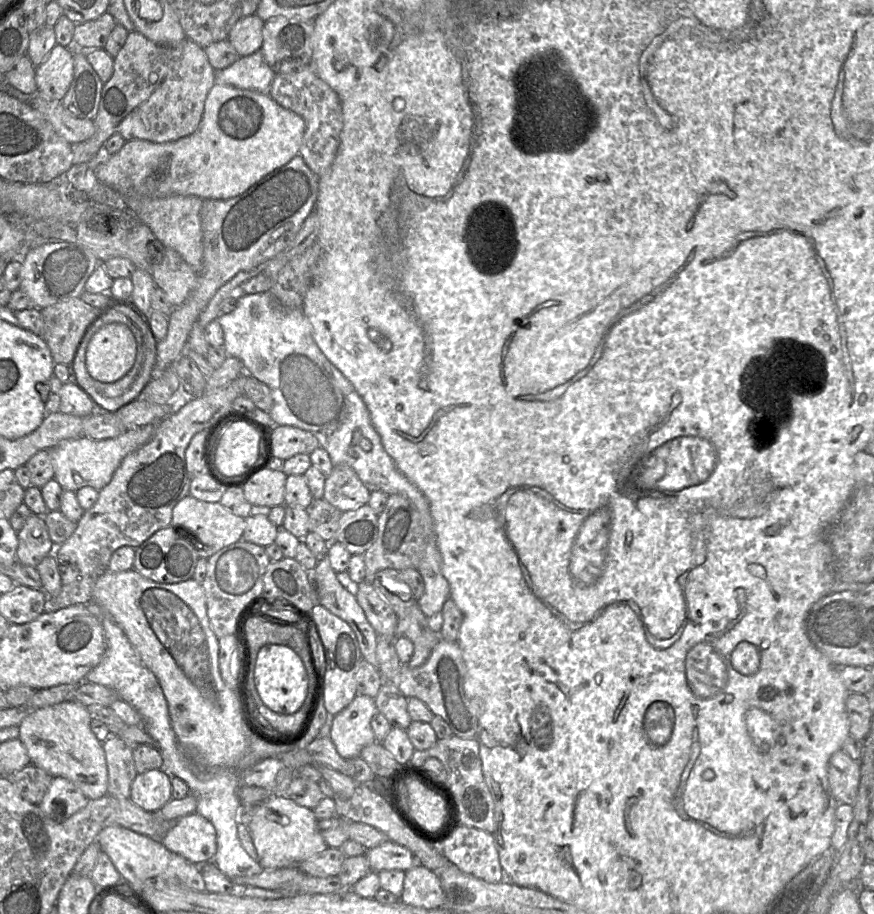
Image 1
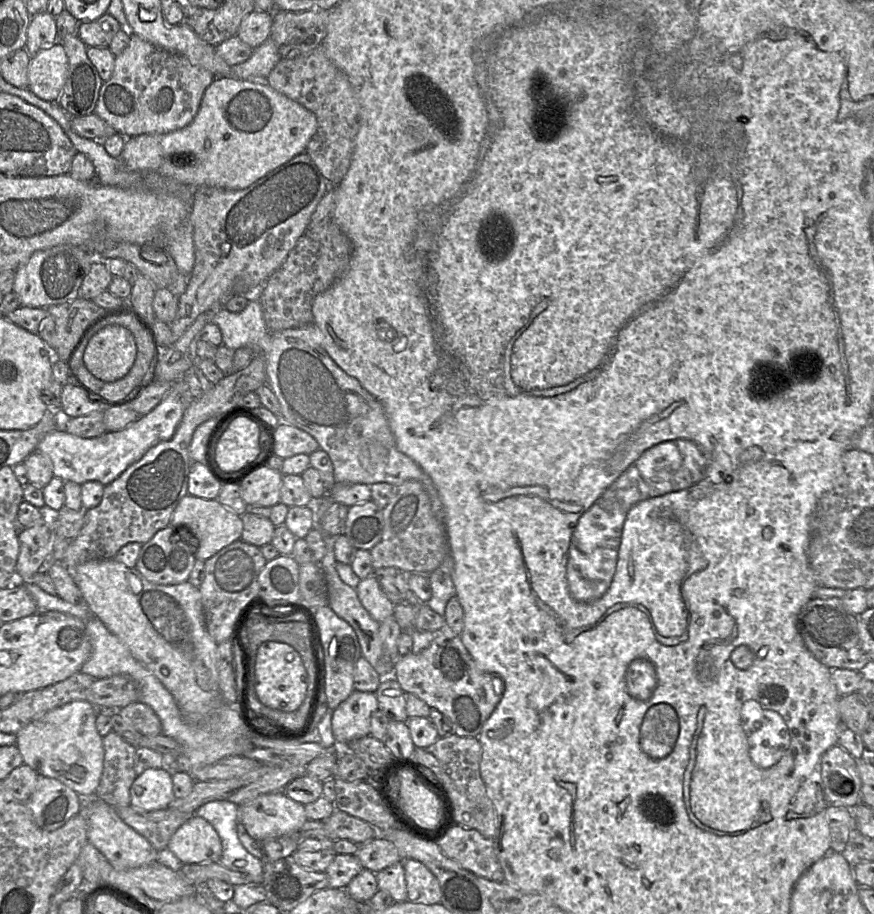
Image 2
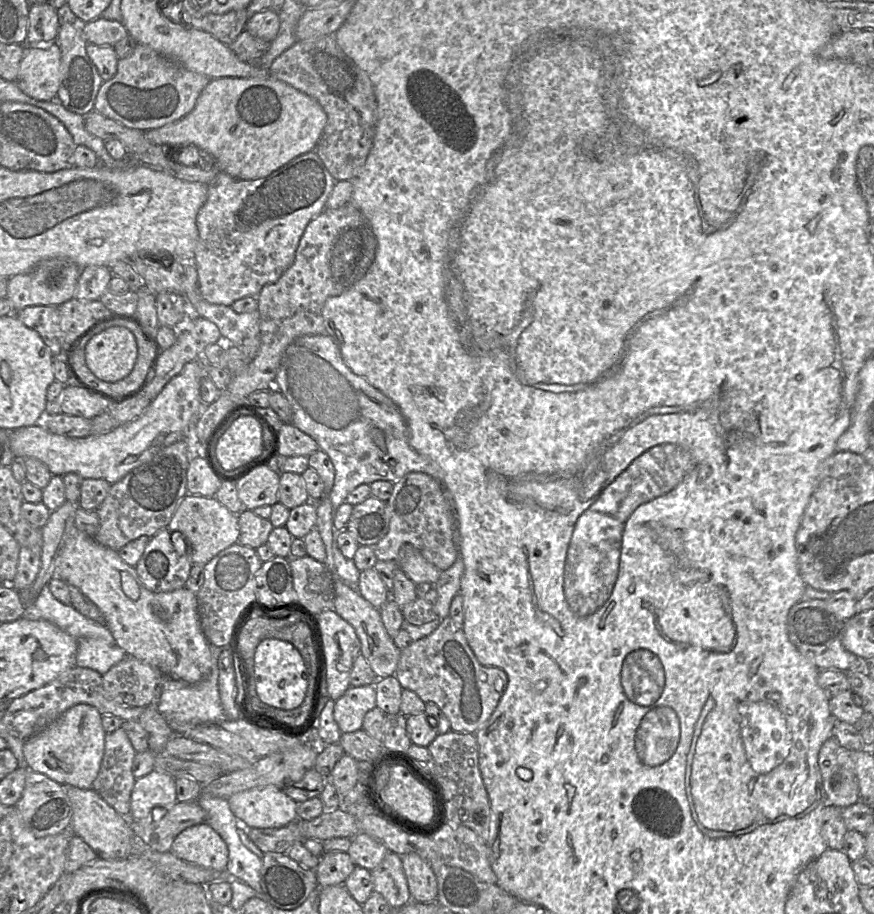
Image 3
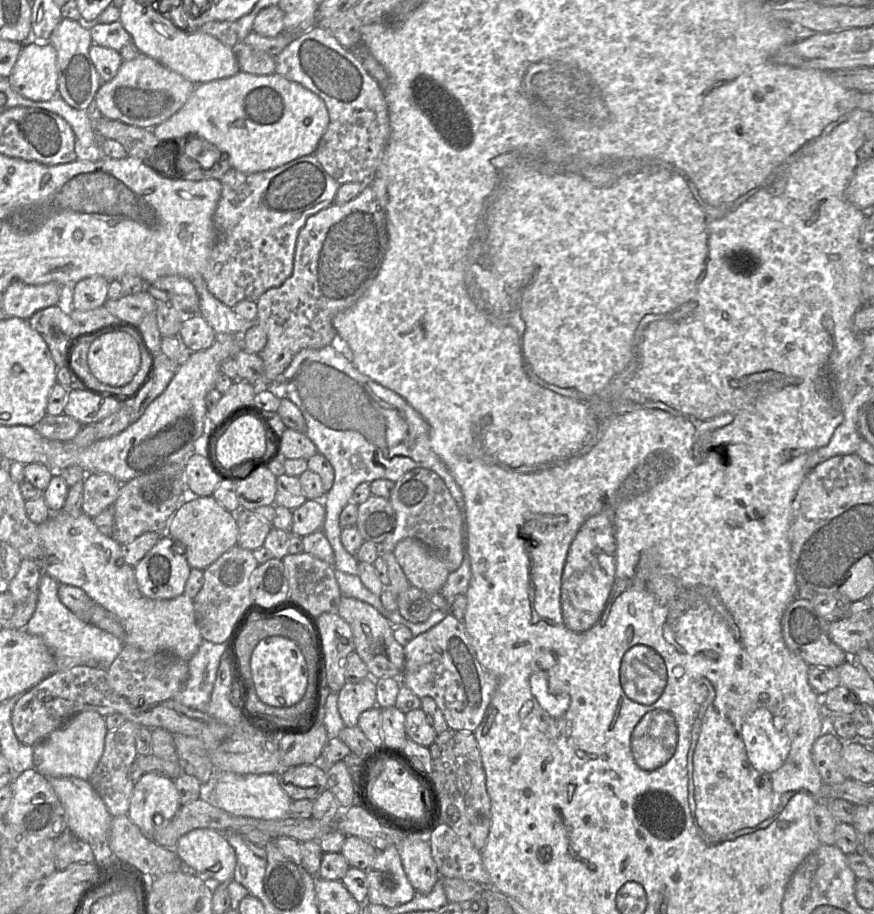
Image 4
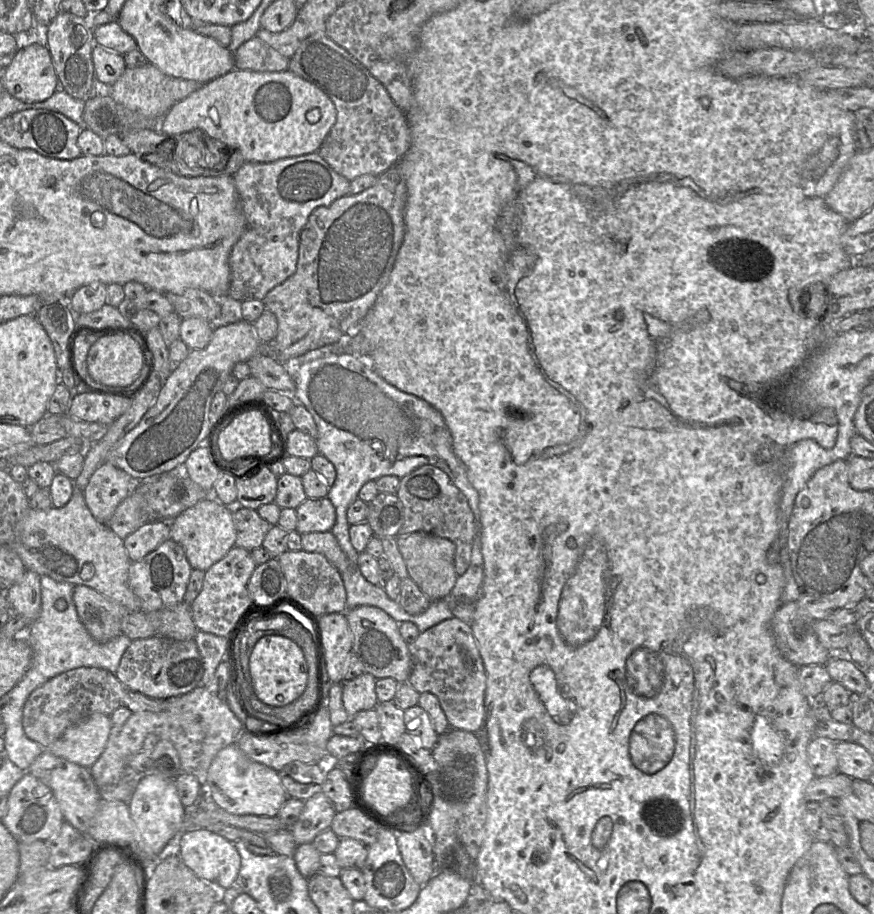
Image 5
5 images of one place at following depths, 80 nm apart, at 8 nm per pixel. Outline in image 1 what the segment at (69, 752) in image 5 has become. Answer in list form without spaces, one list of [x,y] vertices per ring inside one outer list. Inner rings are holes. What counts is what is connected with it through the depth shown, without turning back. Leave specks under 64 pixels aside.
[[[65,701],[33,710],[19,724],[19,739],[27,749],[31,764],[42,768],[52,777],[64,777],[70,780],[89,800],[106,795],[108,787],[103,744],[91,730],[91,719],[86,706],[76,701]]]

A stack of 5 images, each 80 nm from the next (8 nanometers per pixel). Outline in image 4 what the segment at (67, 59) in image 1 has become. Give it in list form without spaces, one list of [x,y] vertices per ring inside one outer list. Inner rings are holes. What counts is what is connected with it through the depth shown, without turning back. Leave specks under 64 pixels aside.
[[[31,38],[24,43],[8,80],[16,92],[33,101],[49,101],[59,96],[57,52],[49,40]]]

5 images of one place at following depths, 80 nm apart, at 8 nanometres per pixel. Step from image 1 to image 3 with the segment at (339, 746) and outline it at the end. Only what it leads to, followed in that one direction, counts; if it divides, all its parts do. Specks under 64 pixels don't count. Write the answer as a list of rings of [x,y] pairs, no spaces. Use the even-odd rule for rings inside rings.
[[[374,685],[350,686],[335,701],[334,719],[341,733],[355,732],[362,729],[366,713],[376,707],[376,690]]]

